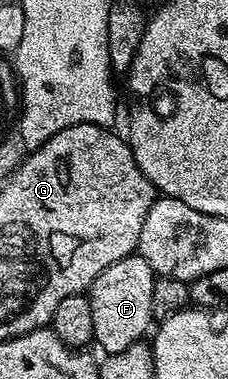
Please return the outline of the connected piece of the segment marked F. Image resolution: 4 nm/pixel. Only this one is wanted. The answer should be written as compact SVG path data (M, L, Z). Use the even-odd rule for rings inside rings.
M138 255L119 259L119 263L111 263L111 267L107 267L107 271L103 271L99 279L95 279L87 296L91 303L93 341L101 344L102 354L127 351L127 347L146 336L145 332L150 332L155 321L151 311L151 287L154 280L153 269L145 258Z

